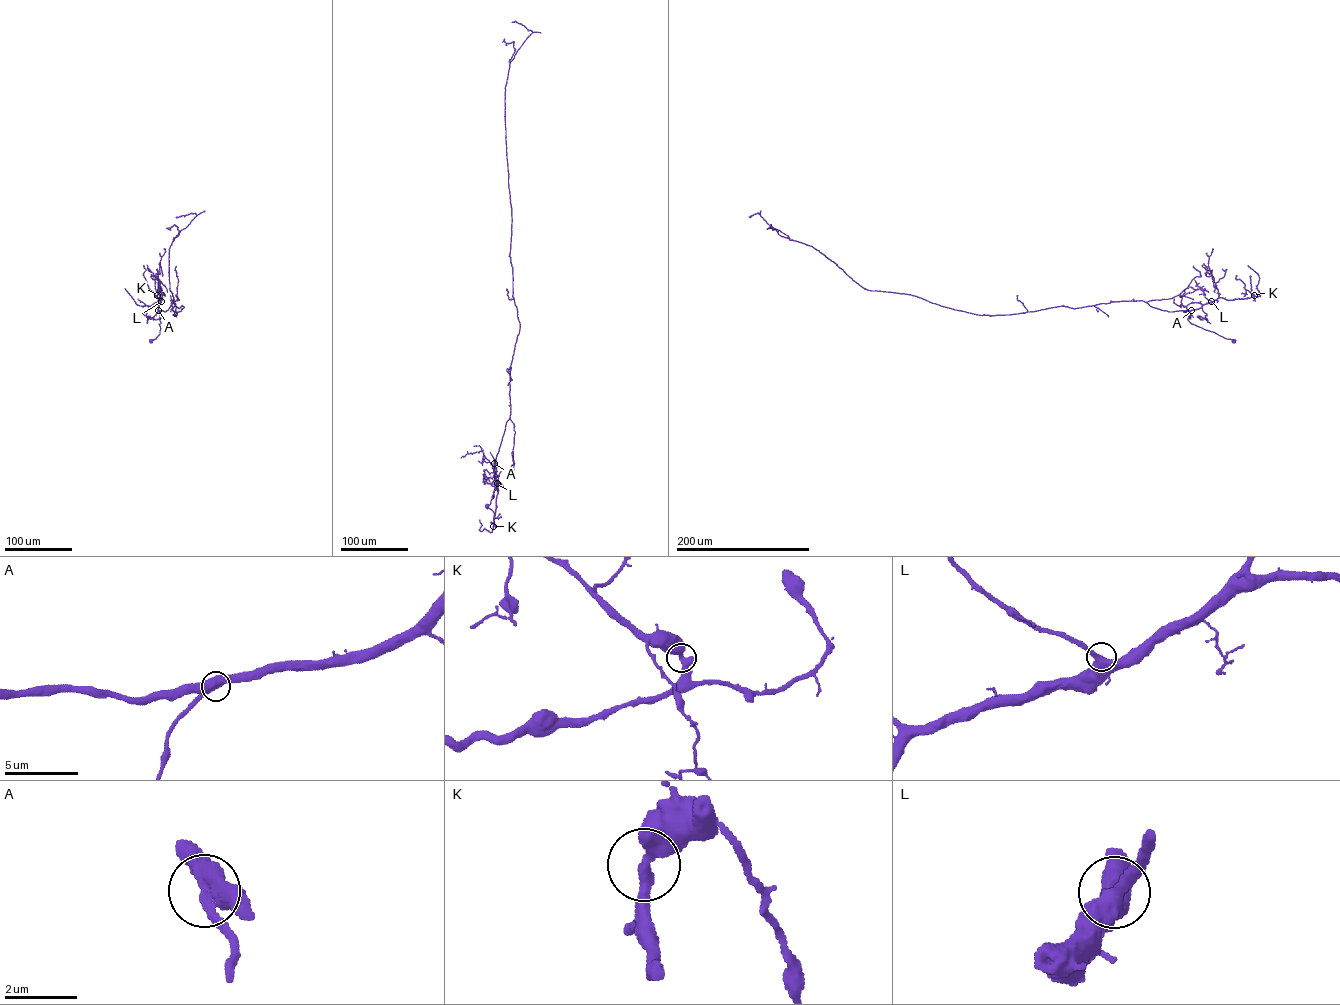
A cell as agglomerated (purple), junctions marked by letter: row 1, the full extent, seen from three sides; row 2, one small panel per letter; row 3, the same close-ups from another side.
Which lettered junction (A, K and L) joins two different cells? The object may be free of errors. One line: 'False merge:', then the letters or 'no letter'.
False merge: no letter

